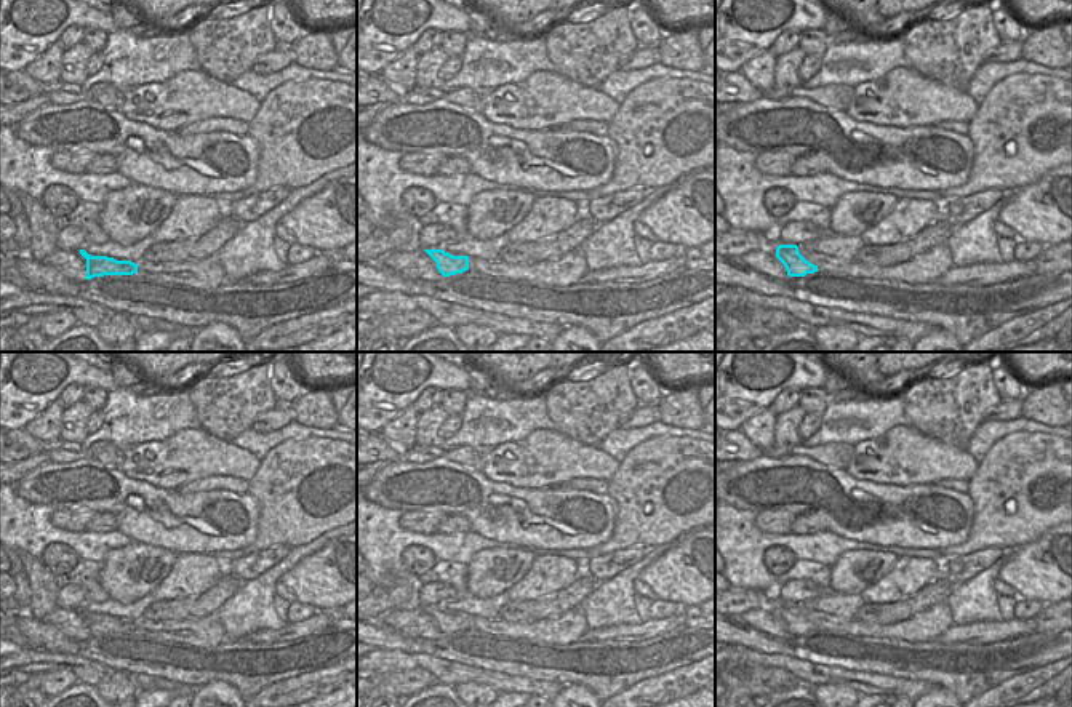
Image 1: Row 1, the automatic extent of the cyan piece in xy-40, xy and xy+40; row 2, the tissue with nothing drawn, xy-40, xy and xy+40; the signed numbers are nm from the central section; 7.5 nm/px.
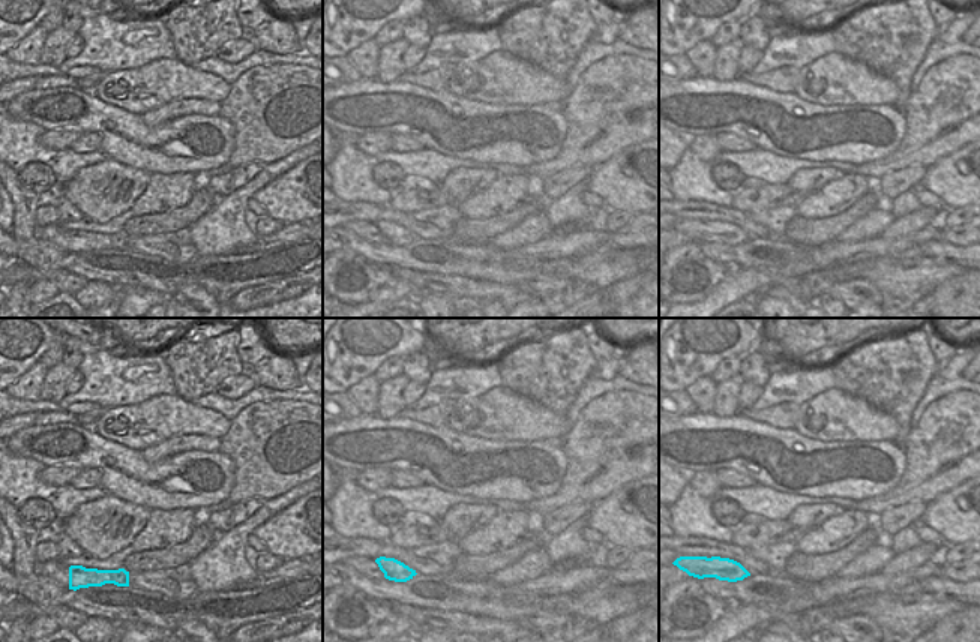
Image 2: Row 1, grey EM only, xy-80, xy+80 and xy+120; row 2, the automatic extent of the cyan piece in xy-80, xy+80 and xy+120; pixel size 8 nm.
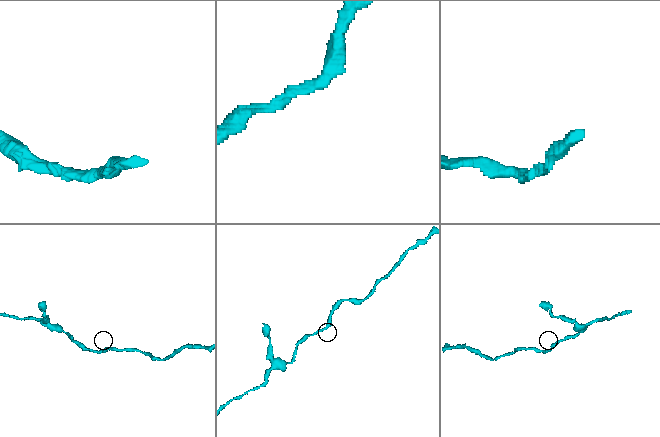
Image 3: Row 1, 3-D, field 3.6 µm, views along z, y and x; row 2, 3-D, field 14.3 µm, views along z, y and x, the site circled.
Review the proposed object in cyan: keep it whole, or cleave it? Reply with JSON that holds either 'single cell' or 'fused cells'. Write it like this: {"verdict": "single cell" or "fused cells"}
{"verdict": "single cell"}

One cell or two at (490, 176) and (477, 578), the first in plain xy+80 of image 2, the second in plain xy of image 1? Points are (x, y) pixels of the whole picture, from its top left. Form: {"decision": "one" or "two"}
{"decision": "one"}

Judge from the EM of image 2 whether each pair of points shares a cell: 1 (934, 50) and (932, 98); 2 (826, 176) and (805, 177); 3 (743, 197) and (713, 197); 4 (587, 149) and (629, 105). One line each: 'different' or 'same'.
1: different
2: same
3: different
4: same

